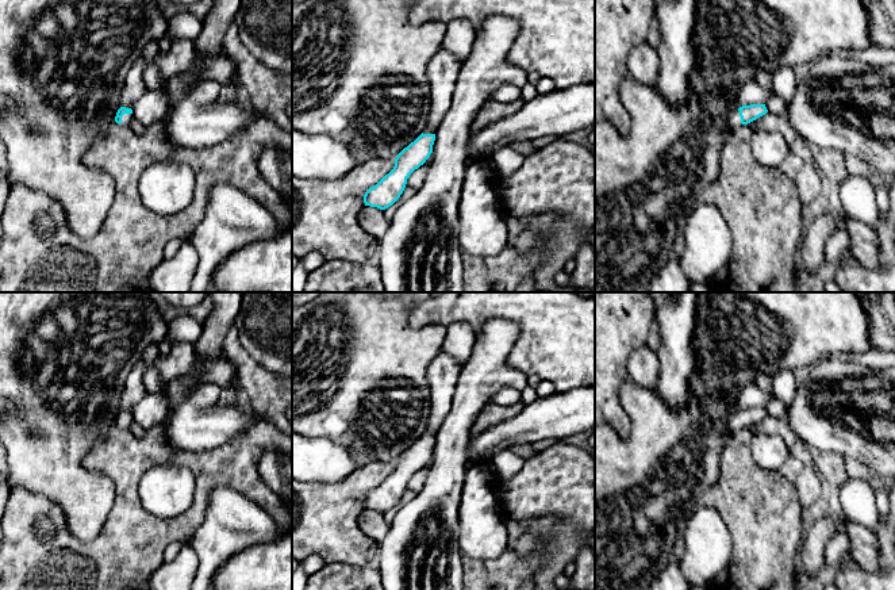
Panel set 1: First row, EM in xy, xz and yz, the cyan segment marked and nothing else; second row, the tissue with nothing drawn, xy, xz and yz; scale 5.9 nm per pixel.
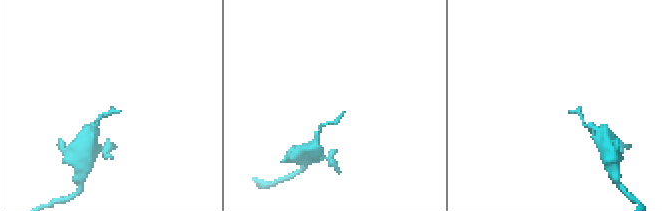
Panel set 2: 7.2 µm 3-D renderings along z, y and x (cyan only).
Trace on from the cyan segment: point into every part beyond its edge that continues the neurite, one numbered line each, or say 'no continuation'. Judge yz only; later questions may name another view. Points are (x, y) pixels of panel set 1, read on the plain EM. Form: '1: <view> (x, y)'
1: yz (734, 424)

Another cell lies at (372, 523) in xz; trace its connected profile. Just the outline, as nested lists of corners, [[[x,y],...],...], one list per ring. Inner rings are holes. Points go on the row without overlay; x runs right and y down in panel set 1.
[[[364,509],[358,516],[358,528],[364,535],[380,543],[389,532],[389,524],[384,513]]]

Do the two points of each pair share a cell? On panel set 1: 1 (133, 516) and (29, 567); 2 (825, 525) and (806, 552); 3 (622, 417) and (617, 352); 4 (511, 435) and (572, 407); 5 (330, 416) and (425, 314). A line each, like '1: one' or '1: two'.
1: one
2: one
3: one
4: one
5: two

